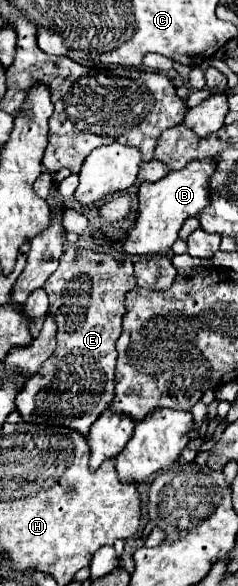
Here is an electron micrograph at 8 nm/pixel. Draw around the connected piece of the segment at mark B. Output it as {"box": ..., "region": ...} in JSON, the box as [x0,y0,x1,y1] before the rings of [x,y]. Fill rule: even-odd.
{"box":[113,157,217,255],"region":[[[215,157],[213,159],[195,159],[195,161],[189,161],[183,169],[179,171],[169,171],[163,179],[155,181],[155,183],[141,183],[139,187],[139,217],[135,221],[135,227],[133,231],[129,233],[129,237],[123,241],[123,243],[115,243],[113,247],[119,251],[127,251],[127,253],[137,253],[137,255],[145,255],[145,253],[167,253],[171,249],[171,245],[177,241],[179,237],[179,229],[183,225],[183,221],[187,217],[195,217],[199,215],[201,209],[205,209],[209,203],[211,203],[211,189],[209,189],[209,179],[211,175],[215,173],[215,167],[217,167],[217,161]]]}

